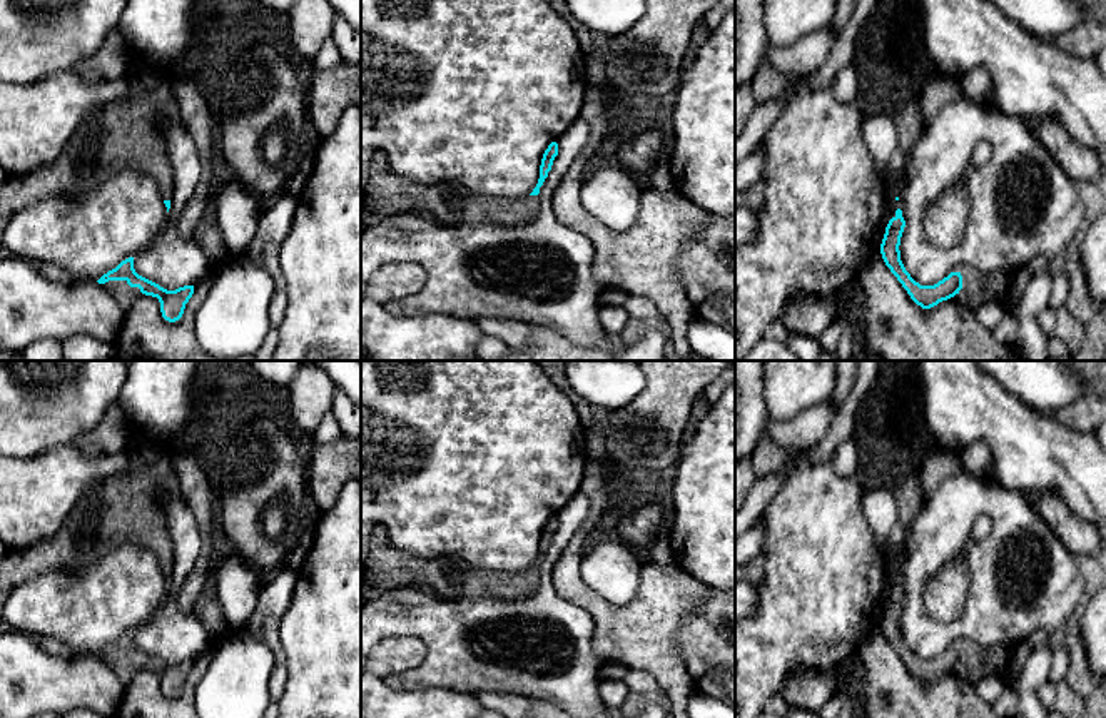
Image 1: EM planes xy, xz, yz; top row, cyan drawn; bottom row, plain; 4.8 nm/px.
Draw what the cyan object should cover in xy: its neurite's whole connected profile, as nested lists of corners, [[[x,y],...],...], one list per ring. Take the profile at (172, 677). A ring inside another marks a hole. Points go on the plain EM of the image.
[[[134,631],[122,635],[97,656],[114,668],[124,686],[127,686],[134,675],[142,668],[157,671],[160,676],[162,691],[169,696],[175,696],[182,691],[185,678],[194,668],[194,660],[167,665],[159,658],[139,650],[134,643]]]

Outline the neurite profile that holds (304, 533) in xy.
[[[299,519],[297,528],[294,531],[292,548],[289,549],[289,554],[284,563],[286,568],[296,573],[301,569],[316,536],[316,524],[317,519]]]

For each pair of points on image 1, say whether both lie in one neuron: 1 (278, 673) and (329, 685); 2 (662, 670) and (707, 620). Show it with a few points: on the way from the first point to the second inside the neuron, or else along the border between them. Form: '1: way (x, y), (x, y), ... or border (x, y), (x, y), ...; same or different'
1: border (286, 667), (286, 687), (278, 700); different
2: border (692, 611), (680, 626), (675, 648); different

